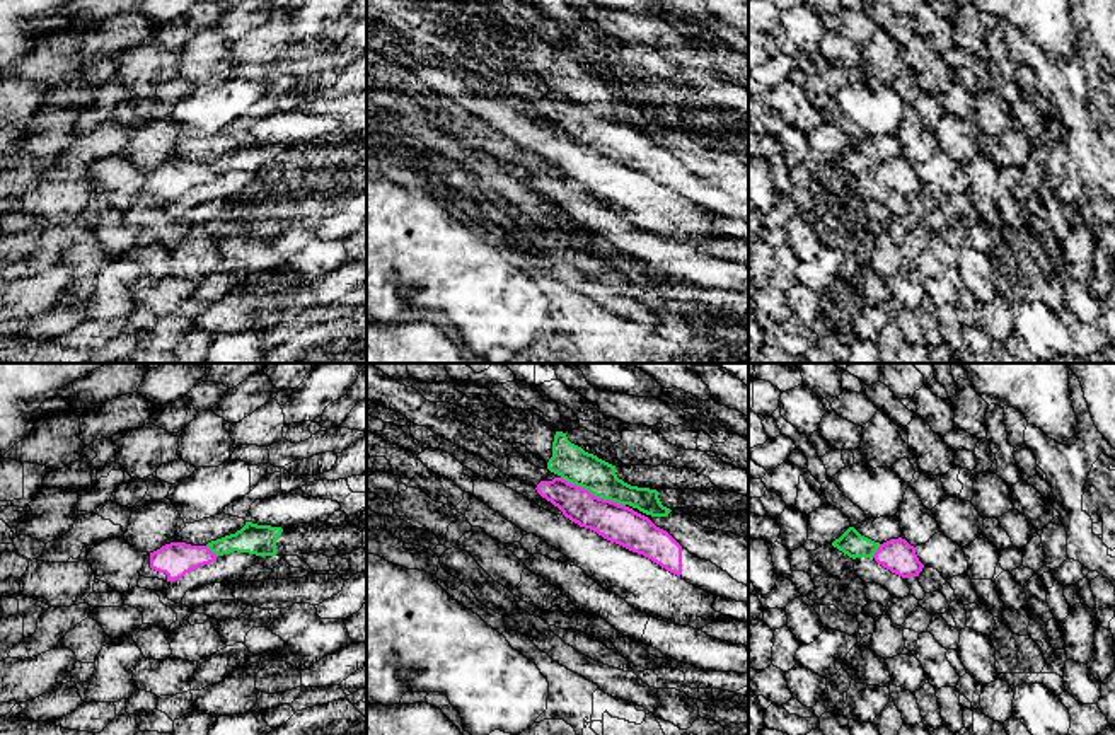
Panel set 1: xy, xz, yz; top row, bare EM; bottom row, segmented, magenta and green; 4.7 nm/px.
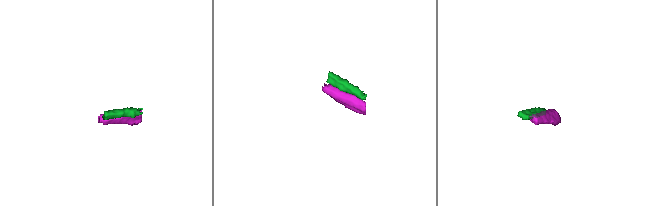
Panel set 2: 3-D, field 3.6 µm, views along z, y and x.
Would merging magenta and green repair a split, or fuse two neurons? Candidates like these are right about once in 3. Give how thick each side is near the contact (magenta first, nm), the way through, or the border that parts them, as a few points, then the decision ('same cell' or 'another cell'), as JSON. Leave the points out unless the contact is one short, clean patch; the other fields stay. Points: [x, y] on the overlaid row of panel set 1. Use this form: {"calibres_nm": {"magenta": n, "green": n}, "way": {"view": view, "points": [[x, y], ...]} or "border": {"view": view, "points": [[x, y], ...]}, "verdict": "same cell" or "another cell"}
{"calibres_nm": {"magenta": 180, "green": 170}, "verdict": "another cell"}

